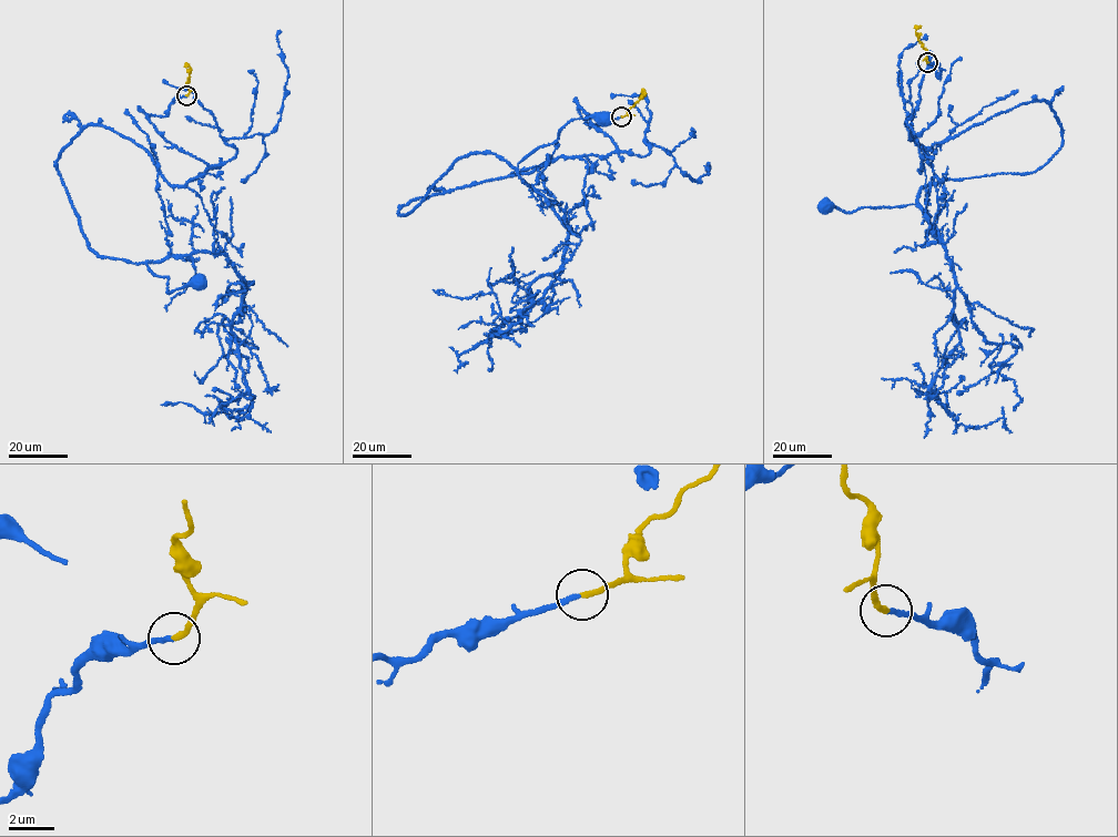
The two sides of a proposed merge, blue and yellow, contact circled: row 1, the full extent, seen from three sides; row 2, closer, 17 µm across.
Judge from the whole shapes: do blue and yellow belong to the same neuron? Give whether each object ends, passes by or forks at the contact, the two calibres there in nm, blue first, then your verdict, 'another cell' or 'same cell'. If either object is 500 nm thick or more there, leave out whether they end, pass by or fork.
blue ends there; yellow ends there; 220 nm thick on the blue side, 240 nm on the other; same cell

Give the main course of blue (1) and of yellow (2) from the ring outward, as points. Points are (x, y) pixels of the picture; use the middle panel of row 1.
1: (621, 116), (590, 125), (579, 108), (615, 151), (547, 155), (535, 185), (519, 176), (569, 121), (606, 120)
2: (621, 116), (646, 94), (641, 93)

